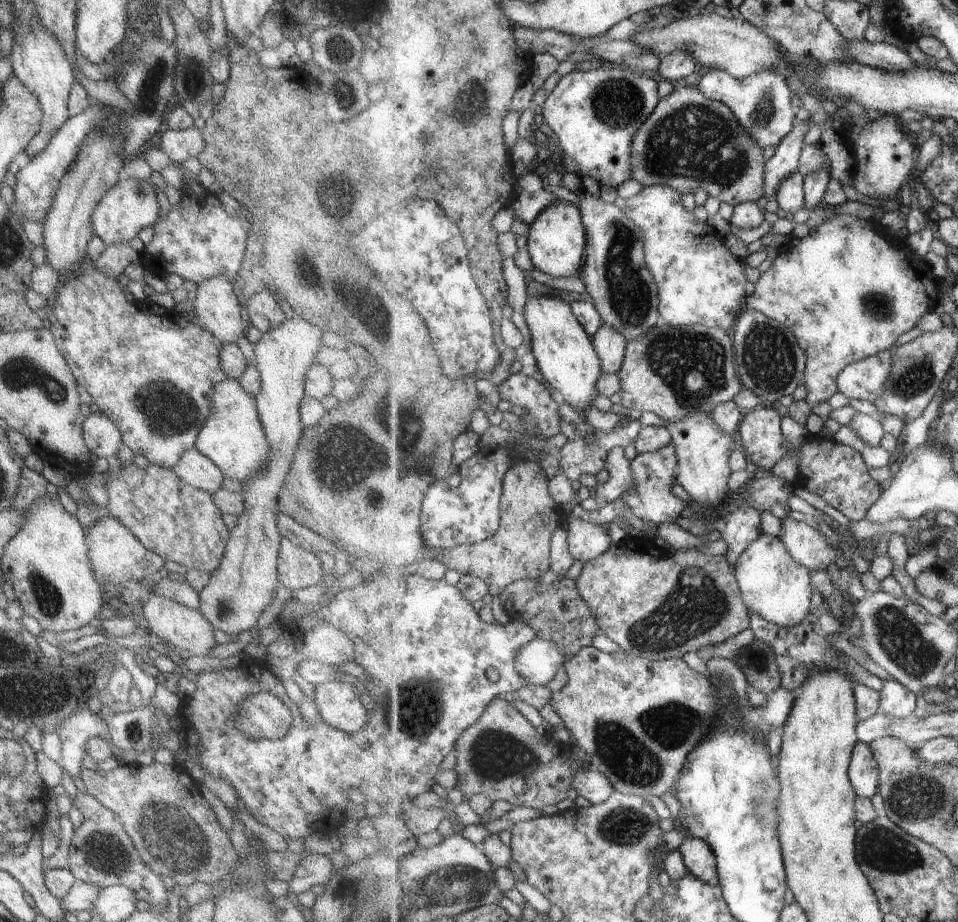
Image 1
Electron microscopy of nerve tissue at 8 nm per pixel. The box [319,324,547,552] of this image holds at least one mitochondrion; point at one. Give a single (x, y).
(421, 456)

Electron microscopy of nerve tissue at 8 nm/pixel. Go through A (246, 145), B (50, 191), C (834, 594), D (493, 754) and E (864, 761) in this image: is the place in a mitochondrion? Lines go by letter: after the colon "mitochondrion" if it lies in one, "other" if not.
A: other
B: other
C: other
D: mitochondrion
E: other

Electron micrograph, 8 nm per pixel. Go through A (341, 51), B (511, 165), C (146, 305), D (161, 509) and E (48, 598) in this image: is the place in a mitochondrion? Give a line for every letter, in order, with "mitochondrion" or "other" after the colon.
A: mitochondrion
B: other
C: other
D: other
E: mitochondrion

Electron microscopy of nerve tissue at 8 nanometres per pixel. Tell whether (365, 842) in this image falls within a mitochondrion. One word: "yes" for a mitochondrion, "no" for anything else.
no

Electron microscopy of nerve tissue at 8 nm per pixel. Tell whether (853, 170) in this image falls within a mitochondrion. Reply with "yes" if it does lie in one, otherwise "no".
no

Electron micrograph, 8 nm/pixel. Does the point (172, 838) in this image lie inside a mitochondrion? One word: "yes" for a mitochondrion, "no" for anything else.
yes

